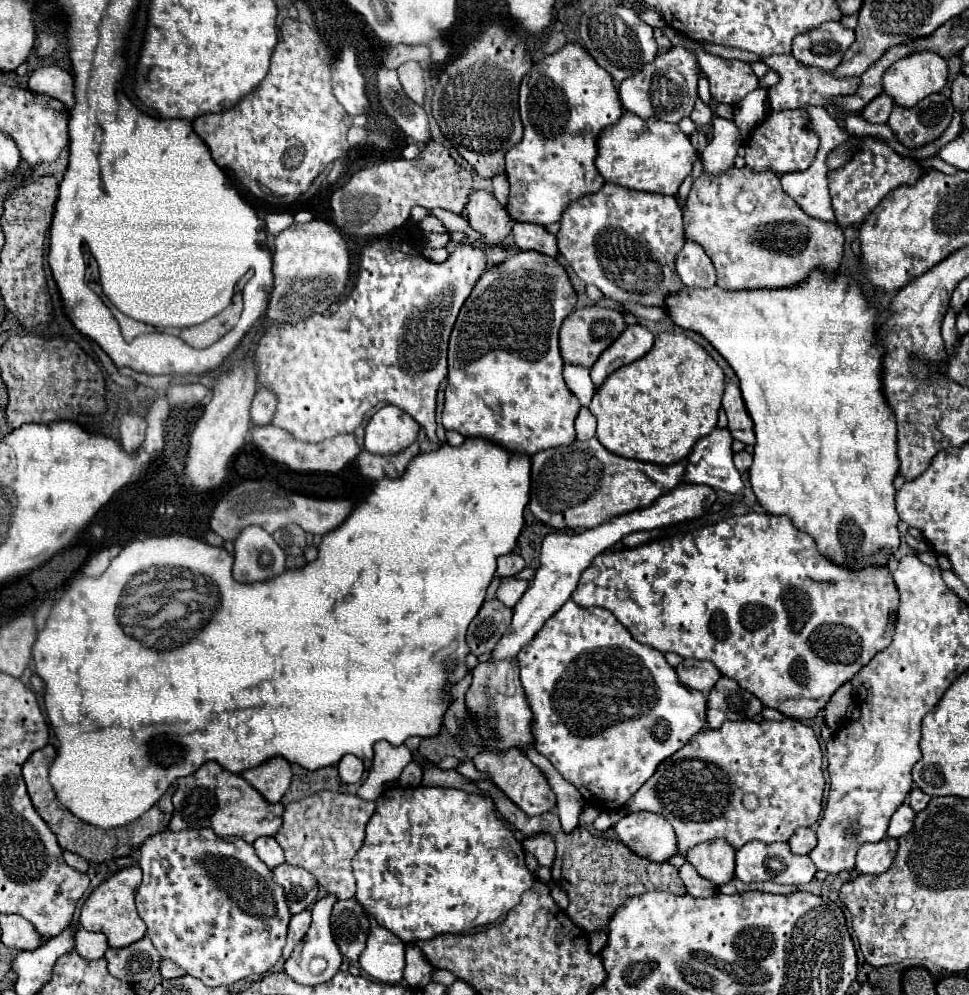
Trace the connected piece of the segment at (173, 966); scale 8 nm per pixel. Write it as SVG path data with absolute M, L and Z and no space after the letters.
M161 959L159 973L161 973L163 979L175 979L175 977L183 977L185 975L185 971L177 963L173 963L169 959Z

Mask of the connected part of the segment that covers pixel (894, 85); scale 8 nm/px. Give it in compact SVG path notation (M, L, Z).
M921 51L895 61L883 77L883 91L899 107L915 107L947 83L947 61L935 53Z

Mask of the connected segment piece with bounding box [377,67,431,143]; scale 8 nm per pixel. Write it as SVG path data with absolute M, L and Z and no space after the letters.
M381 67L377 71L377 89L379 89L381 105L397 121L403 133L413 137L417 143L427 143L431 139L427 113L421 105L413 103L403 93L401 83L397 79L397 71Z

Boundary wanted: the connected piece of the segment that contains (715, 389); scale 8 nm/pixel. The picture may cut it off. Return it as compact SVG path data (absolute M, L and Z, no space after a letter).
M661 333L655 347L641 359L617 369L597 389L589 409L597 419L597 439L615 455L657 465L673 465L691 453L693 445L717 427L721 397L725 391L723 369L683 333Z

